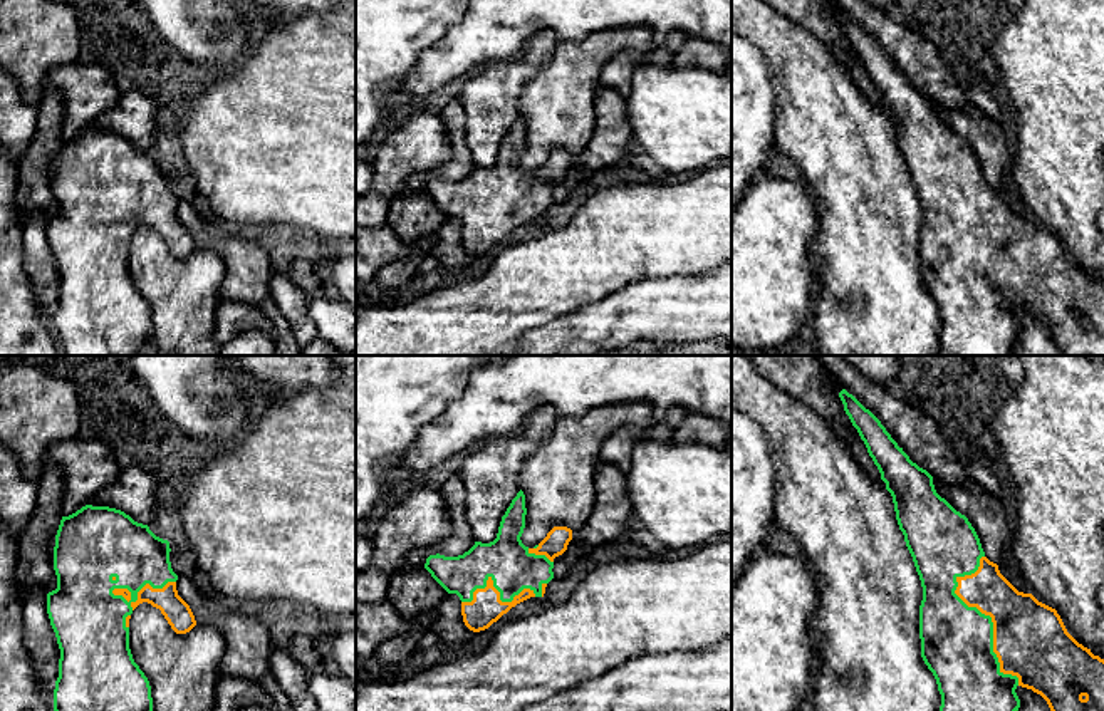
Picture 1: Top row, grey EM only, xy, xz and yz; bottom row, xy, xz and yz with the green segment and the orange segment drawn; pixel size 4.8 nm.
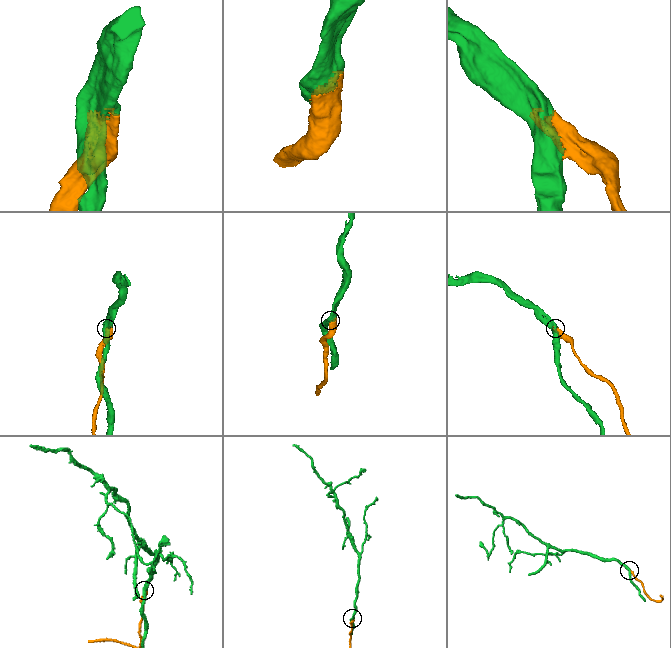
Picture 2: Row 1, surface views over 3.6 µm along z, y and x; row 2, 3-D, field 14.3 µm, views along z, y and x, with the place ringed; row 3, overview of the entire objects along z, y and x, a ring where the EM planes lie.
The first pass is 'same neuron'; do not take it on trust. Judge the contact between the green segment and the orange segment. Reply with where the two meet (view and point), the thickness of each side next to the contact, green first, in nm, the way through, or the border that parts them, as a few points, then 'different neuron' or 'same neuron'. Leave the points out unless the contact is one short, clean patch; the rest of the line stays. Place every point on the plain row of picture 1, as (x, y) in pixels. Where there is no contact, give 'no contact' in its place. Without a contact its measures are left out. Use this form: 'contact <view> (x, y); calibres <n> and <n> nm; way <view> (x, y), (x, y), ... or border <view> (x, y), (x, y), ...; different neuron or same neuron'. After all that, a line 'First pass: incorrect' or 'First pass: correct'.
contact yz (987, 240); calibres 360 and 360 nm; same neuron
First pass: correct

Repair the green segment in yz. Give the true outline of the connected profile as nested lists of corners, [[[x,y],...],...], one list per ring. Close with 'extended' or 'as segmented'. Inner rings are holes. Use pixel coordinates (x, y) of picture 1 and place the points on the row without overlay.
[[[846,13],[839,22],[893,121],[899,154],[921,205],[921,282],[941,319],[936,356],[1012,356],[1020,332],[1015,317],[1018,310],[1032,314],[1047,325],[1060,356],[1104,356],[1104,283],[1067,257],[1055,233],[1039,226],[1032,218],[1018,216],[1000,198],[998,189],[985,181],[968,143],[936,117],[933,101],[909,84],[869,34]]]; extended

